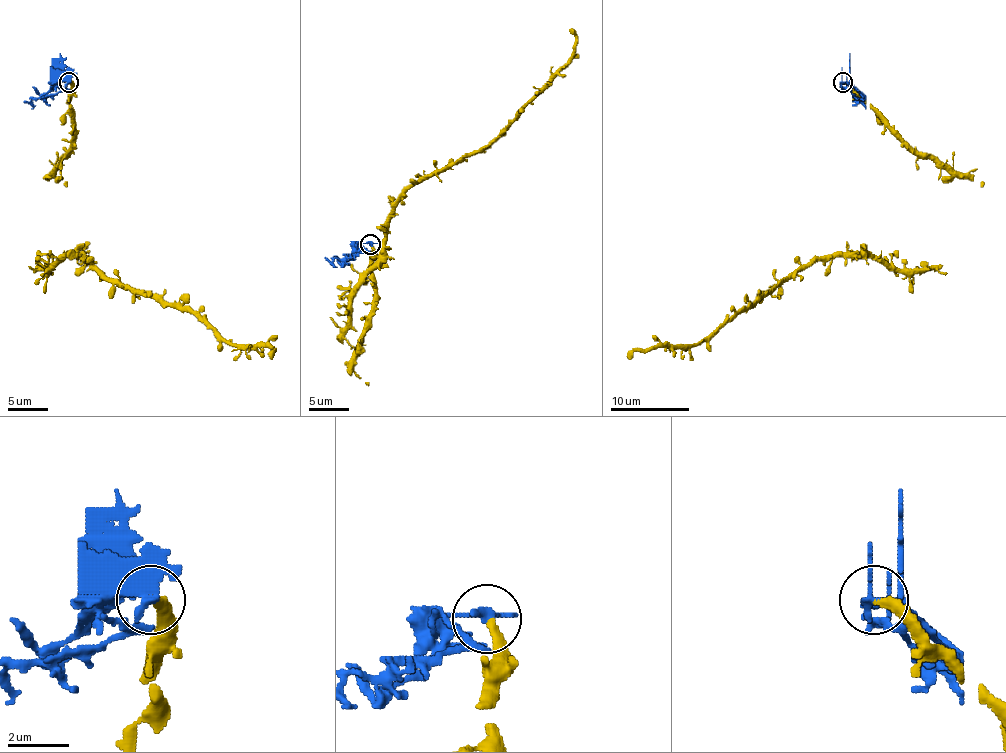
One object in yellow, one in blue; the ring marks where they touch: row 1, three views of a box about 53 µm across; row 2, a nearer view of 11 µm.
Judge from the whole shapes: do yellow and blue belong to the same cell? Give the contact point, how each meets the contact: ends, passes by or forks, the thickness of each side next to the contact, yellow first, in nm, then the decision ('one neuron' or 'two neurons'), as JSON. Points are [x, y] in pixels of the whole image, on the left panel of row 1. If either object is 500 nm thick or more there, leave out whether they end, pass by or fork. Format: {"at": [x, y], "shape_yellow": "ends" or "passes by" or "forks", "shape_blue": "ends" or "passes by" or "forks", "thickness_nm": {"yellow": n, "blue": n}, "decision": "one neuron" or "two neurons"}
{"at": [69, 82], "shape_yellow": "ends", "shape_blue": "ends", "thickness_nm": {"yellow": 300, "blue": 380}, "decision": "two neurons"}

